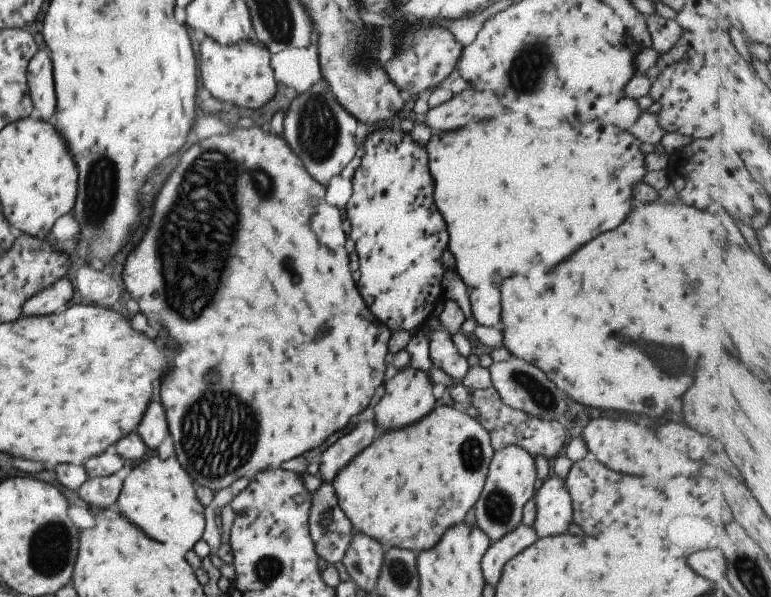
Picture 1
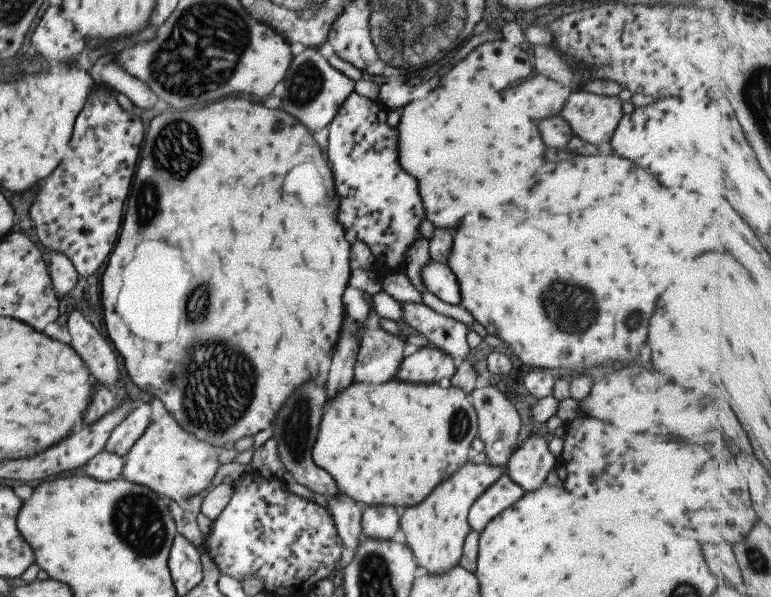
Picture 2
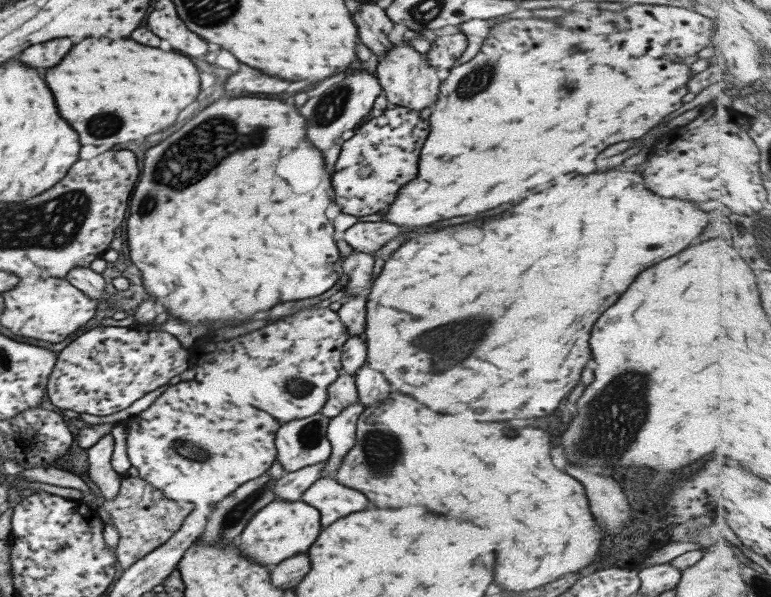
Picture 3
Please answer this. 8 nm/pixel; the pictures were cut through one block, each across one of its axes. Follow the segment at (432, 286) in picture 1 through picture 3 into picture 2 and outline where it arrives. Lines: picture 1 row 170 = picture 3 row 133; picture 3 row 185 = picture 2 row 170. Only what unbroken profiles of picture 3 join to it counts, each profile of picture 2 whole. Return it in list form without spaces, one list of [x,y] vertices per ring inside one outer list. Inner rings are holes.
[[[351,91],[351,94],[343,100],[333,116],[333,120],[327,126],[327,160],[333,176],[333,188],[337,196],[337,222],[343,228],[355,232],[357,239],[364,242],[374,255],[374,269],[378,272],[378,278],[383,279],[388,274],[398,272],[404,265],[407,255],[405,250],[419,238],[419,224],[425,218],[425,210],[417,192],[417,182],[413,176],[409,176],[405,170],[401,170],[397,162],[397,130],[389,128],[385,119],[388,109],[378,100],[369,100]]]

